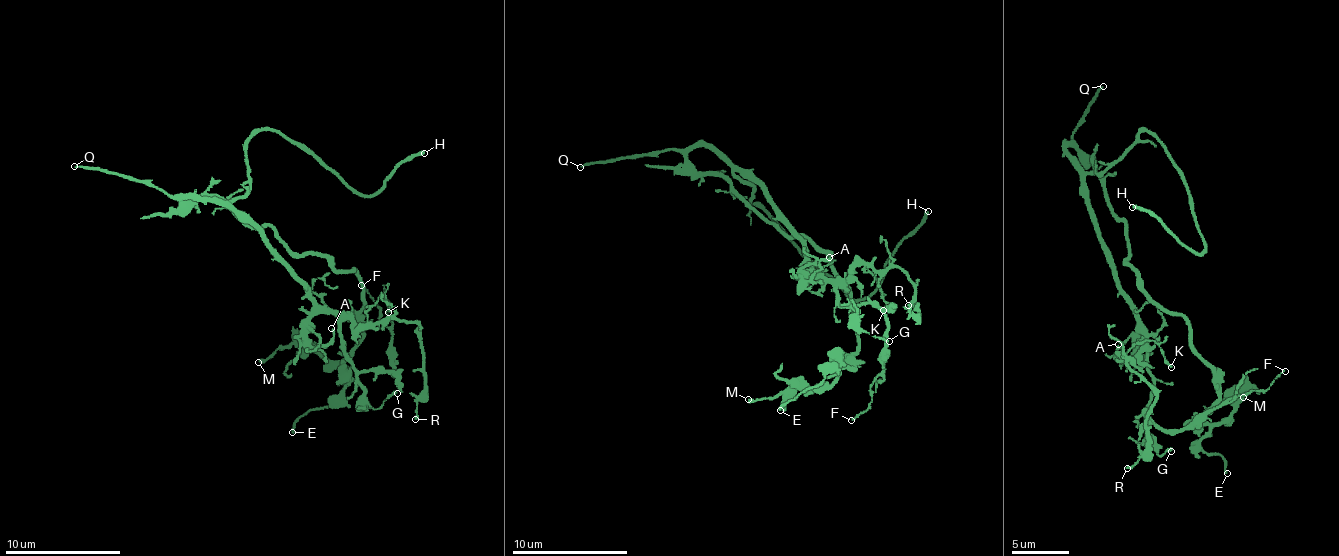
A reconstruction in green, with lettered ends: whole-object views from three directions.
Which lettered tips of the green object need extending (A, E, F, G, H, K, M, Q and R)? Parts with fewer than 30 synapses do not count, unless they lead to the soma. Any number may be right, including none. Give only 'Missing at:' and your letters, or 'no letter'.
Missing at: H

